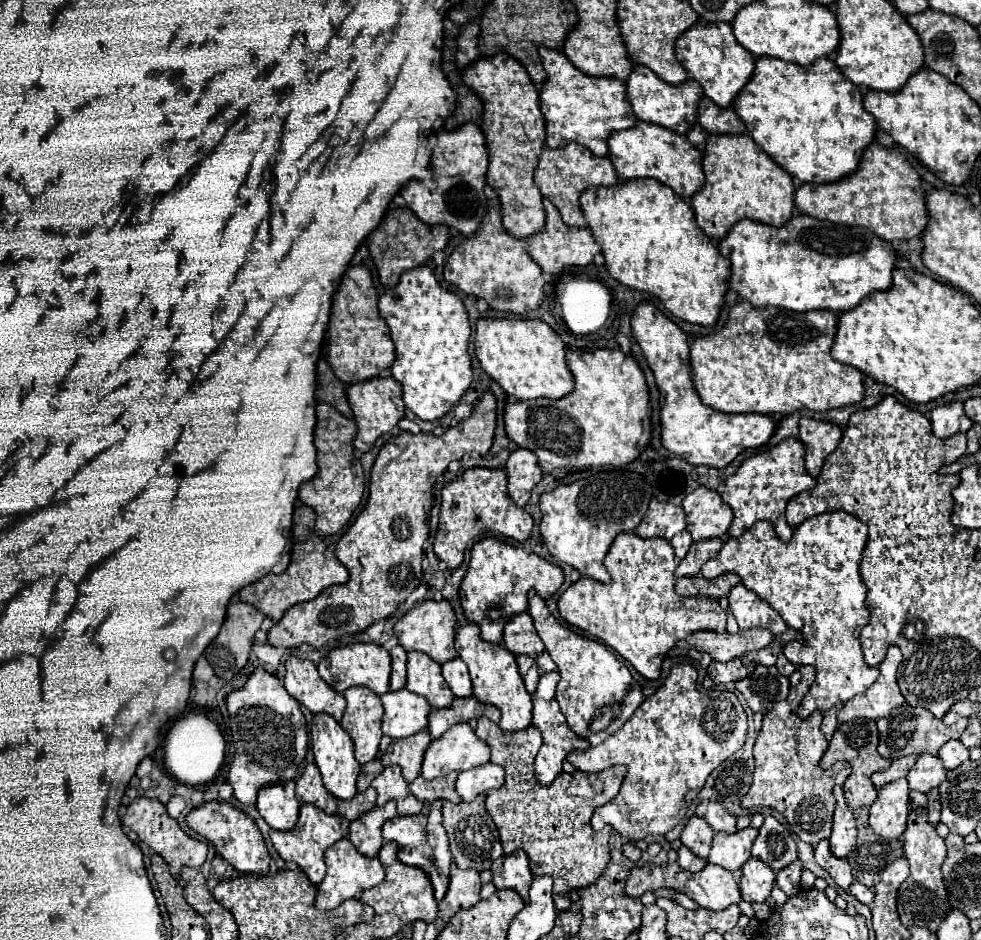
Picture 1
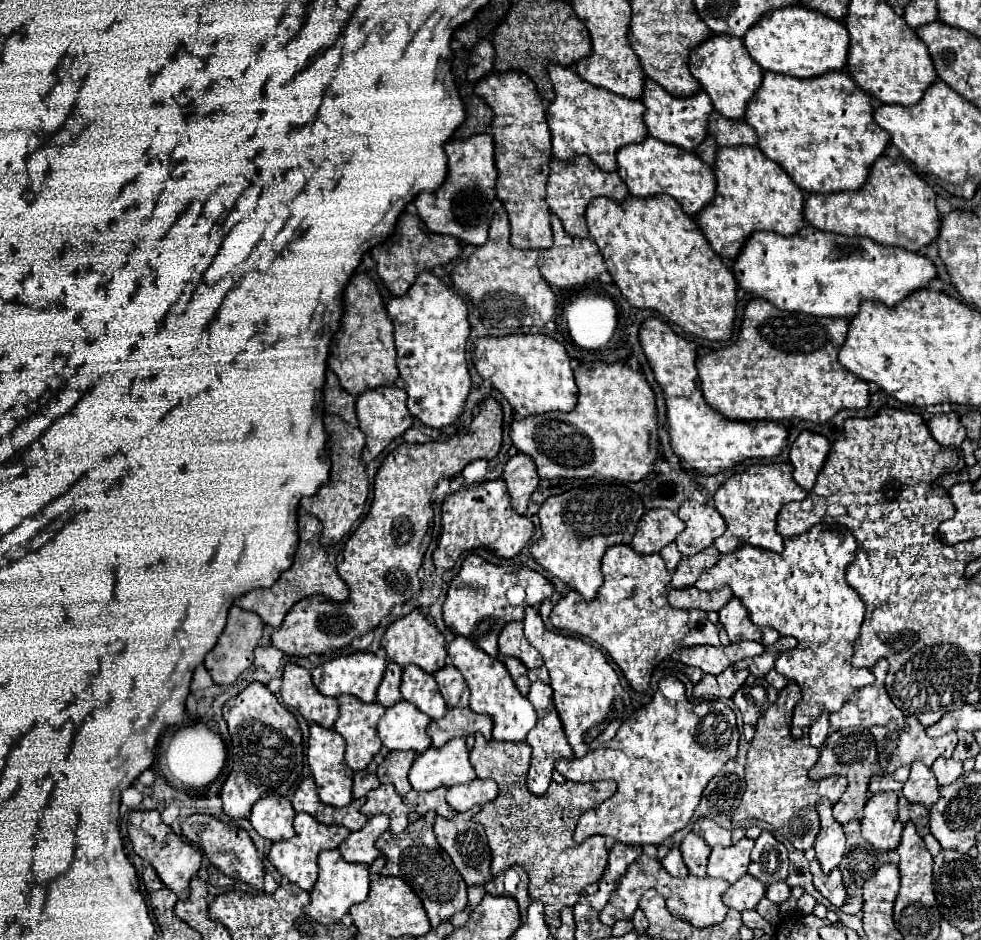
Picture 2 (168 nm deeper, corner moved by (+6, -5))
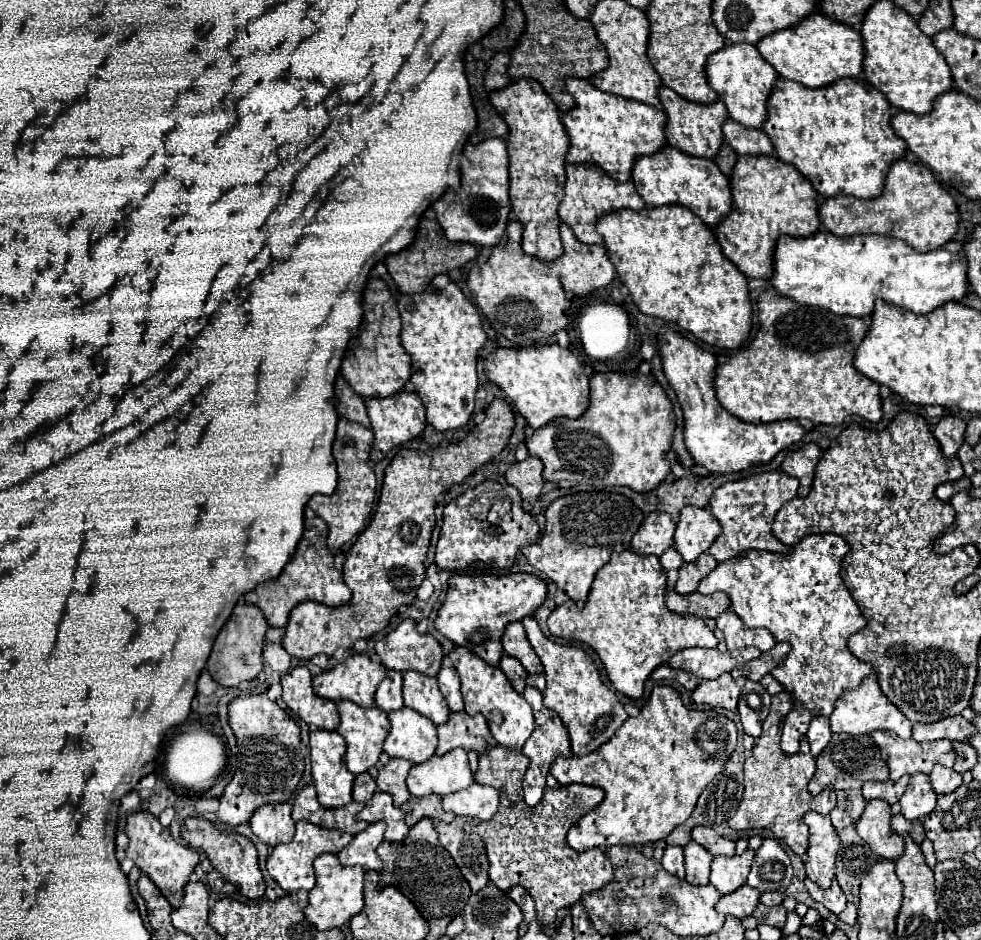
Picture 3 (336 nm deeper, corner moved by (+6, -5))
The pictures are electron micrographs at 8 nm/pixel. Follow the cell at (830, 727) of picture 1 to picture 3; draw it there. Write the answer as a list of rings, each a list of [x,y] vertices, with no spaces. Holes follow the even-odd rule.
[[[827,717],[813,719],[813,723],[809,725],[809,731],[807,731],[807,739],[809,739],[809,745],[811,745],[811,755],[817,757],[831,739],[829,719]]]

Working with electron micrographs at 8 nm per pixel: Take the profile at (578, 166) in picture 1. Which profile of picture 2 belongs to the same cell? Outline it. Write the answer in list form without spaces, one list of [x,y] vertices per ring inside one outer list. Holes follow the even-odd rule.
[[[575,155],[575,159],[571,161],[559,161],[559,159],[551,159],[549,161],[549,181],[547,181],[547,193],[545,193],[545,201],[549,205],[549,209],[561,219],[563,229],[573,235],[573,237],[587,237],[587,225],[585,225],[585,209],[589,205],[589,201],[593,197],[605,195],[617,201],[623,201],[629,191],[625,187],[625,183],[621,181],[621,177],[615,171],[603,171],[599,169],[589,157],[585,155]]]

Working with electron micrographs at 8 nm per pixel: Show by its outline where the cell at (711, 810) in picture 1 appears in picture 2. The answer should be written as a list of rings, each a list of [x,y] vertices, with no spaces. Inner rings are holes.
[[[699,817],[693,825],[693,833],[697,833],[699,837],[703,837],[711,847],[715,845],[723,845],[729,847],[731,845],[731,831],[719,827],[713,819],[709,817]]]

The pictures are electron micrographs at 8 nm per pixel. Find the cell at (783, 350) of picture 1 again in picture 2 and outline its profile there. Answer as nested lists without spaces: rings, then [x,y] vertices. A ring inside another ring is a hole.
[[[765,299],[749,301],[739,337],[721,349],[721,357],[713,351],[697,359],[707,405],[737,421],[803,419],[811,423],[825,423],[841,409],[867,407],[869,385],[837,361],[847,325],[847,319],[789,313]]]

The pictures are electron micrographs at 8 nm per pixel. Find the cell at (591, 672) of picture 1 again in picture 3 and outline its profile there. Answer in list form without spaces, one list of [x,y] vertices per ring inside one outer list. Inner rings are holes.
[[[525,617],[523,627],[527,631],[531,647],[539,655],[545,669],[545,679],[547,679],[547,687],[543,691],[545,707],[557,713],[557,717],[563,721],[569,733],[573,755],[585,755],[595,751],[599,745],[609,741],[609,737],[613,737],[613,733],[627,719],[623,705],[619,703],[617,695],[601,681],[599,669],[583,649],[571,645],[559,645],[553,639],[545,637],[533,617]]]

